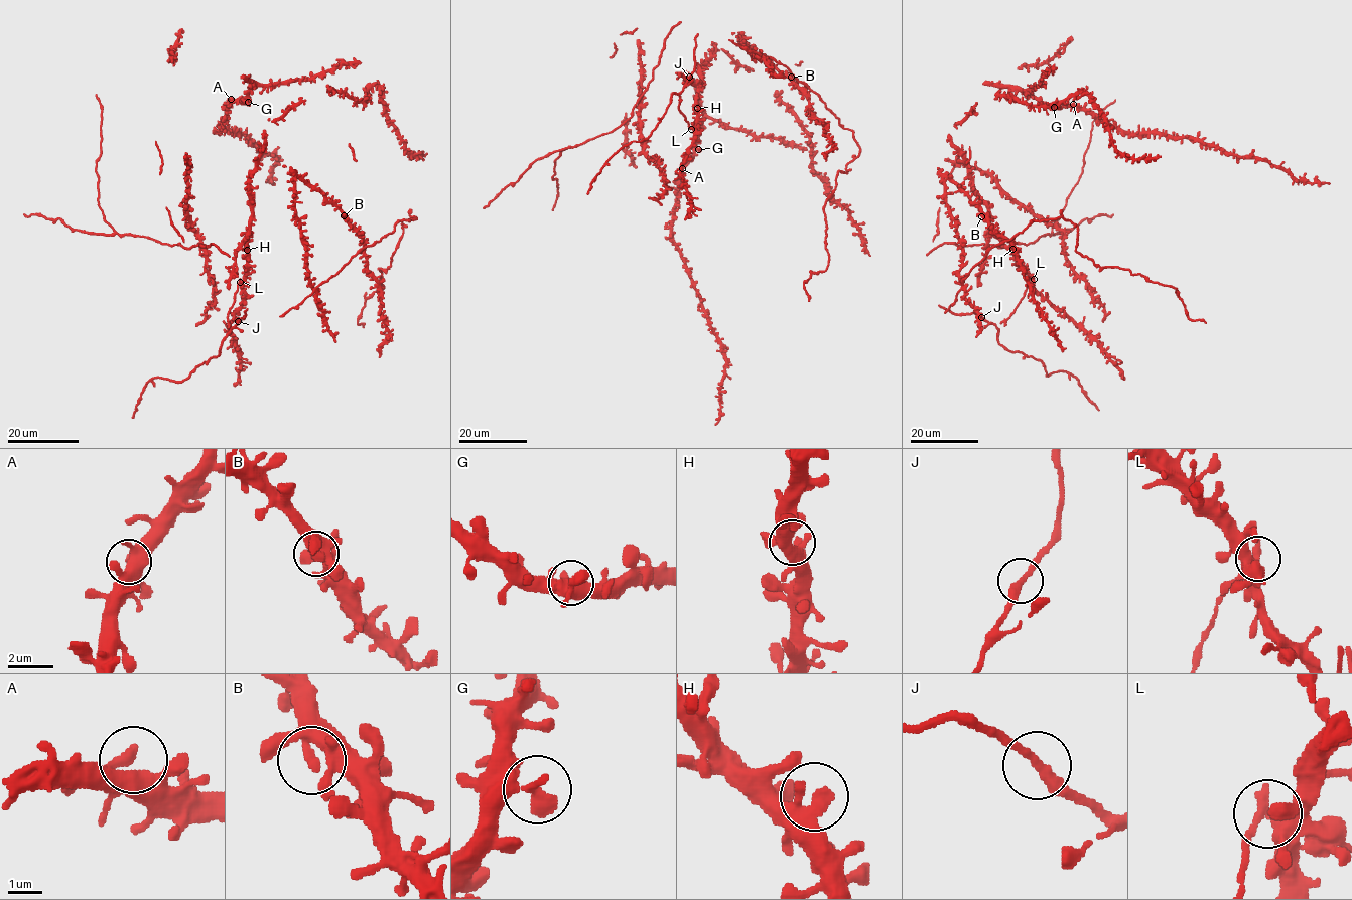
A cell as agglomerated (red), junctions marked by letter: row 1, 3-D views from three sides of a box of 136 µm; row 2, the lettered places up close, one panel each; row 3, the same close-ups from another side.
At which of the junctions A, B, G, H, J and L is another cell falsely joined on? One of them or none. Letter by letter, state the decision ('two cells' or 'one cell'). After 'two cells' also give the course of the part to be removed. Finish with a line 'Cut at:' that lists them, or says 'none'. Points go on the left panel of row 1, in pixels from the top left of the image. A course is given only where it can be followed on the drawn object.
A: one cell
B: one cell
G: one cell
H: one cell
J: one cell
L: two cells | (240, 281), (227, 317), (229, 327)
Cut at: L

